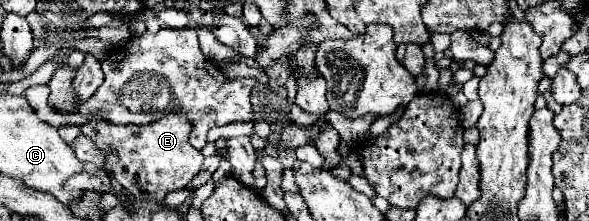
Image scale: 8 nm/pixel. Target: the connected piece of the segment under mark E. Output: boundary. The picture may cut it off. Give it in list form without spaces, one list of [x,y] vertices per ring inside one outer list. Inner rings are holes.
[[[170,114],[162,120],[150,122],[146,126],[120,126],[110,124],[106,120],[92,120],[82,126],[82,134],[92,138],[100,150],[116,148],[120,162],[114,166],[114,178],[122,184],[128,196],[146,200],[146,202],[162,202],[166,194],[180,190],[190,184],[190,180],[202,170],[204,156],[200,150],[188,144],[190,122],[182,118],[182,114]]]

